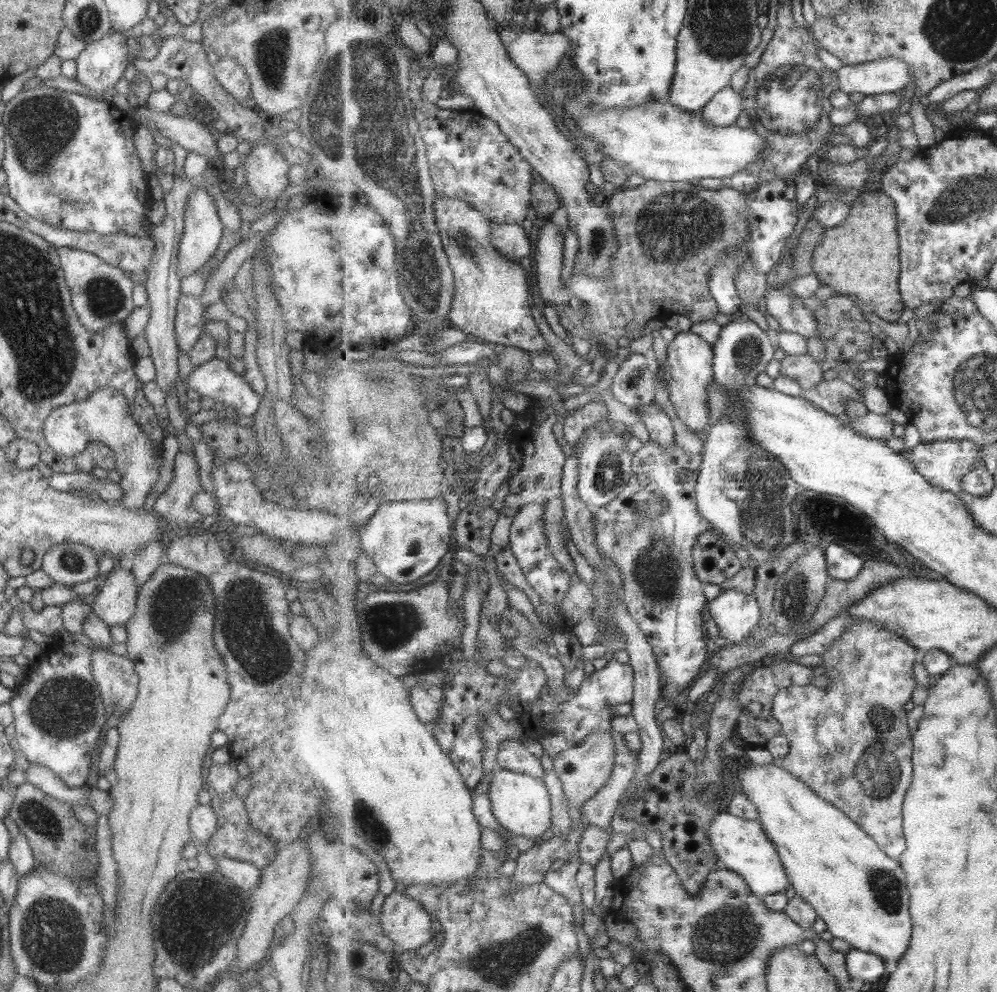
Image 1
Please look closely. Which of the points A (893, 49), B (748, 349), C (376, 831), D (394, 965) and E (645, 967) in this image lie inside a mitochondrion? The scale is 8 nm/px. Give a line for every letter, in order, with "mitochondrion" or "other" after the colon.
A: other
B: mitochondrion
C: mitochondrion
D: other
E: other

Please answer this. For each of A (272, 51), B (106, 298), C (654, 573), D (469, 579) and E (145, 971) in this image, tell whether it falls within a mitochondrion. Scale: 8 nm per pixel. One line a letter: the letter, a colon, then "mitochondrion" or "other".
A: mitochondrion
B: mitochondrion
C: mitochondrion
D: other
E: other

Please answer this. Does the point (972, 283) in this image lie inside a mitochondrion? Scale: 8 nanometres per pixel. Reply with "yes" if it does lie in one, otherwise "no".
no

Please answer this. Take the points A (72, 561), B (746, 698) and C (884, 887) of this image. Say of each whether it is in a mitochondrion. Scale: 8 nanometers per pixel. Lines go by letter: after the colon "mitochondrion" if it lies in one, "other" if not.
A: mitochondrion
B: mitochondrion
C: mitochondrion

